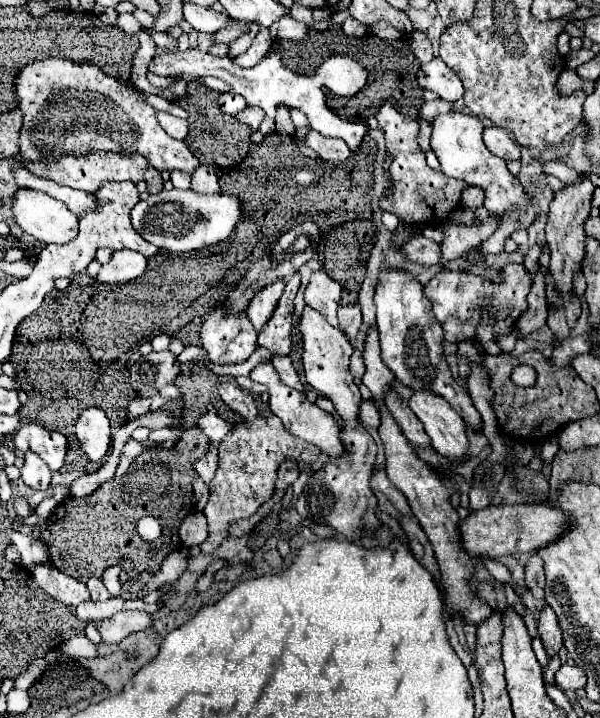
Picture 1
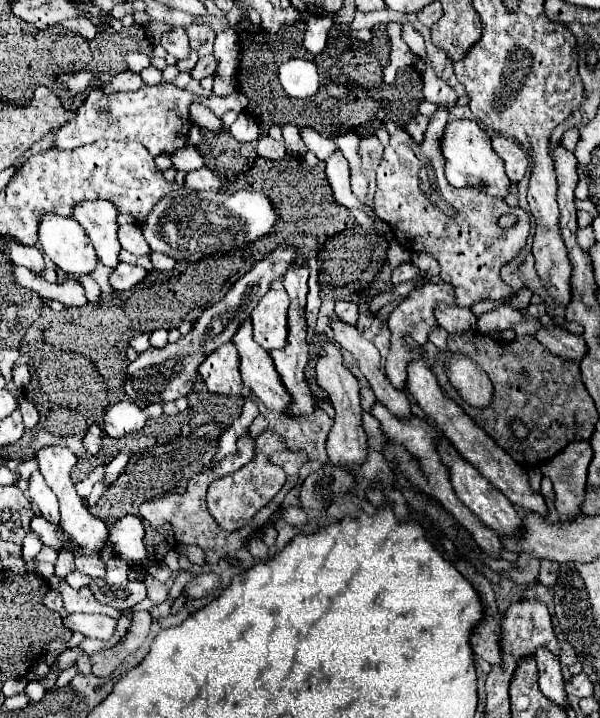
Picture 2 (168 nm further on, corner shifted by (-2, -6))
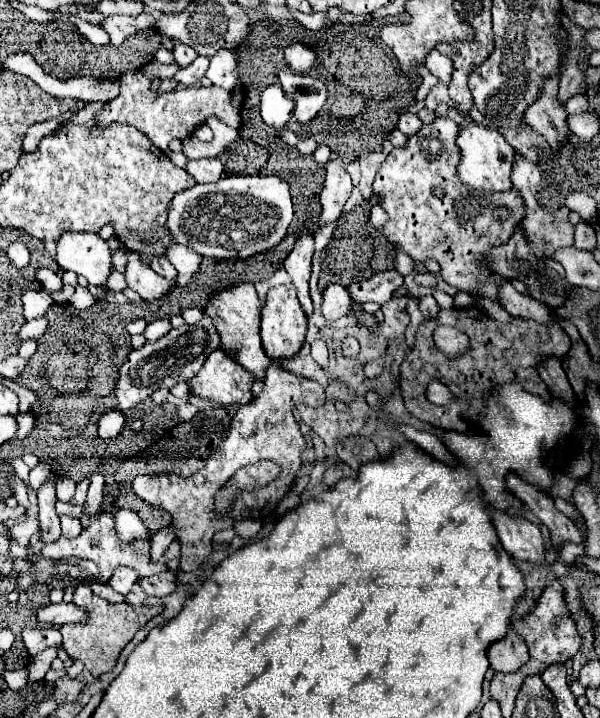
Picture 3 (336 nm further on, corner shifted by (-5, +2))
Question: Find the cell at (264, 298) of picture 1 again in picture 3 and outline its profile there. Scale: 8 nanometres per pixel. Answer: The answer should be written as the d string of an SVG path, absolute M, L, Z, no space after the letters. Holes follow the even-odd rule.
M292 283L278 285L272 291L268 291L260 315L260 337L262 337L264 353L270 359L294 359L306 341L306 327L308 327L308 319L296 297L296 289Z

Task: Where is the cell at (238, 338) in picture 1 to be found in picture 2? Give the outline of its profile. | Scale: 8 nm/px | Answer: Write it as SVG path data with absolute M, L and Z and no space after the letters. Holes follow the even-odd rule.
M233 341L221 345L205 357L199 365L199 373L211 393L225 395L251 395L249 387L243 383L239 373L239 353Z

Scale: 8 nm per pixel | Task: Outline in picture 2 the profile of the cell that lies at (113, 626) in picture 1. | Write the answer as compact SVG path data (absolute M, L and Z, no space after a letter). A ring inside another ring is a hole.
M73 613L63 619L65 627L83 633L89 639L109 641L117 629L117 619L109 615L87 615L87 613Z

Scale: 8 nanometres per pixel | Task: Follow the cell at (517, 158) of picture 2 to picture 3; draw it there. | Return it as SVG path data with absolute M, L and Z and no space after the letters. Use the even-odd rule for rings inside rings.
M516 155L514 159L514 169L512 169L512 185L522 191L522 189L536 189L540 185L542 173L538 165L528 161L524 155Z

